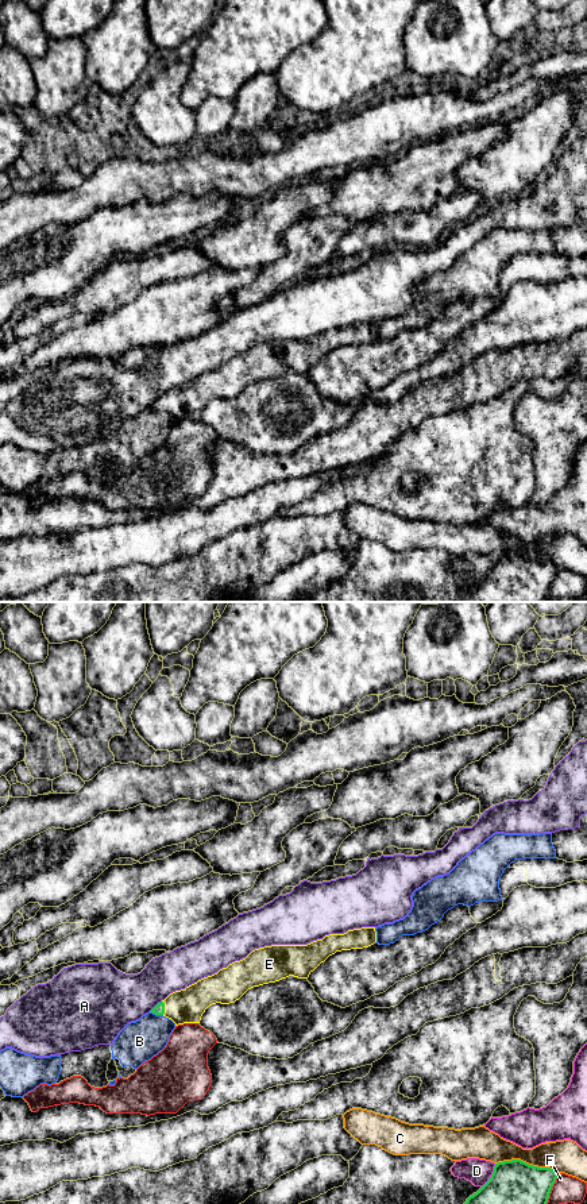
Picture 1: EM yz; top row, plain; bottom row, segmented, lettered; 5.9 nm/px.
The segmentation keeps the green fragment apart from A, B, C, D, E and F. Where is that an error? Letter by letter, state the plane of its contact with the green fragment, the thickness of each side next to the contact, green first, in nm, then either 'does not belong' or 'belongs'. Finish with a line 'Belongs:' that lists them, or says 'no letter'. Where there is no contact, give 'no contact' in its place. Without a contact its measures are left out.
A: meets green in yz; 60 nm thick on the green side, 320 nm on the other; does not belong
B: meets green in yz; 60 nm thick on the green side, 240 nm on the other; does not belong
C: meets green in yz; 380 nm thick on the green side, 190 nm on the other; does not belong
D: meets green in yz; 400 nm thick on the green side, 150 nm on the other; does not belong
E: meets green in yz; 60 nm thick on the green side, 200 nm on the other; belongs
F: meets green in yz; 400 nm thick on the green side, 160 nm on the other; does not belong
Belongs: E

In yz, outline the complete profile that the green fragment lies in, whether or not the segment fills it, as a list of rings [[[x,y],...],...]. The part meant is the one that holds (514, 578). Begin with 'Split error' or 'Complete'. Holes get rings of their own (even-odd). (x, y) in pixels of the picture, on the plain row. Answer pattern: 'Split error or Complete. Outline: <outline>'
Complete. Outline: [[[521,555],[498,557],[488,576],[462,602],[545,602],[557,568]]]

